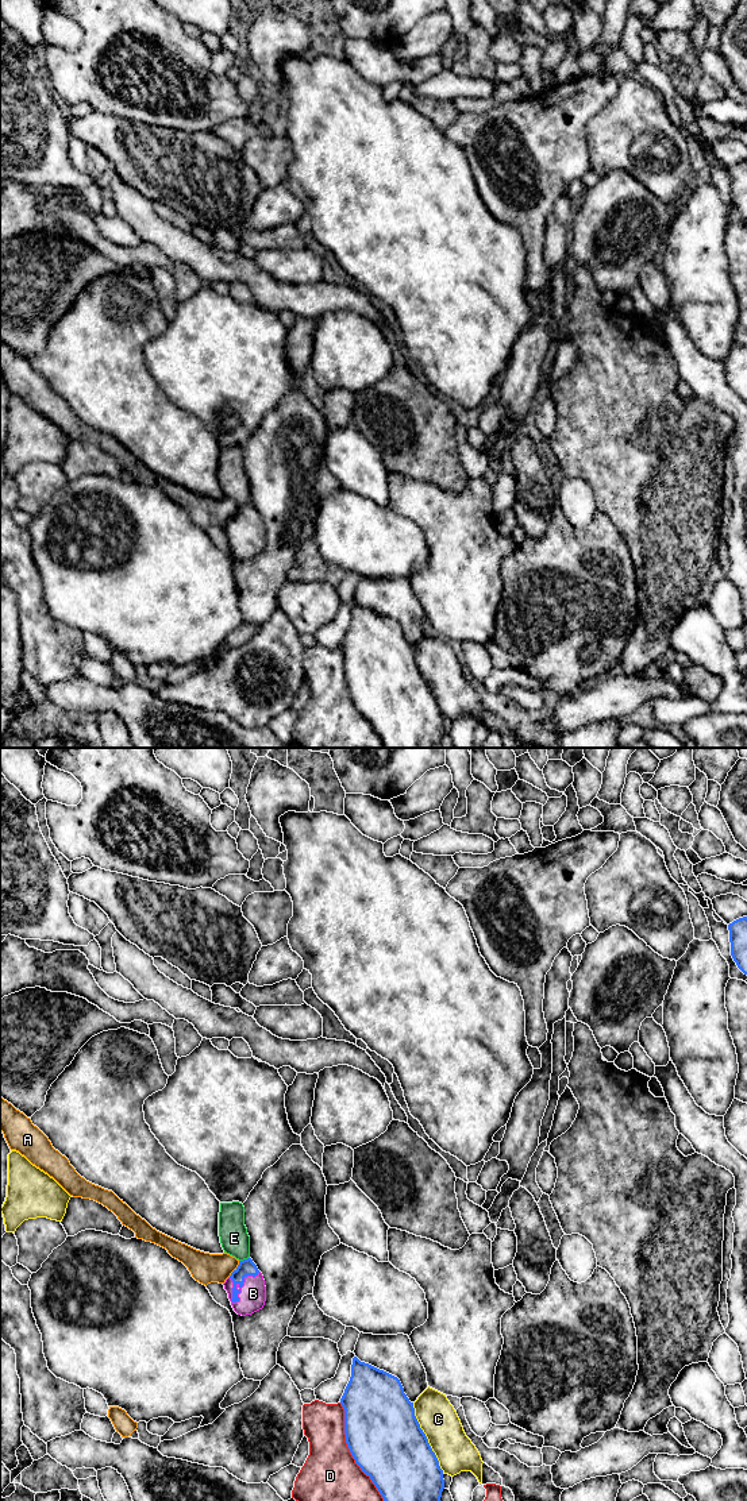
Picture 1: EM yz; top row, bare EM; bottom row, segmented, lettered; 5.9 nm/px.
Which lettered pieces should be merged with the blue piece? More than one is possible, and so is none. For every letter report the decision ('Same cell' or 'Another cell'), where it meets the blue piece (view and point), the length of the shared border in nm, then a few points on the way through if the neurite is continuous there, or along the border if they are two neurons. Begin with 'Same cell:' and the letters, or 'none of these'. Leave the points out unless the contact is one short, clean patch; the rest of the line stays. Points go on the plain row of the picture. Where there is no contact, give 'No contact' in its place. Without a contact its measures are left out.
Same cell: B
A: Another cell. Touches blue at yz (237, 513). Shared border 120 nm. Boundary: yz (239, 505), (238, 510), (228, 520)
B: Same cell. Touches blue at yz (242, 528). Shared border 260 nm. Path across: yz (246, 512), (246, 521), (242, 528), (253, 537)
C: Another cell. Touches blue at yz (426, 682). Shared border 460 nm
D: Another cell. Touches blue at yz (350, 695). Shared border 650 nm
E: Another cell. Touches blue at yz (243, 504). Shared border 70 nm

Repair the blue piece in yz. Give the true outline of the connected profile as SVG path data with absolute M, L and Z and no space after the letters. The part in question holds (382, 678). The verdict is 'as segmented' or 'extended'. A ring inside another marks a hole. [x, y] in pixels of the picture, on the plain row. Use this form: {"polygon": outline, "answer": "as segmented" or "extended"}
{"polygon": "M354 601L340 648L347 691L385 748L442 748L443 714L397 621Z", "answer": "as segmented"}

